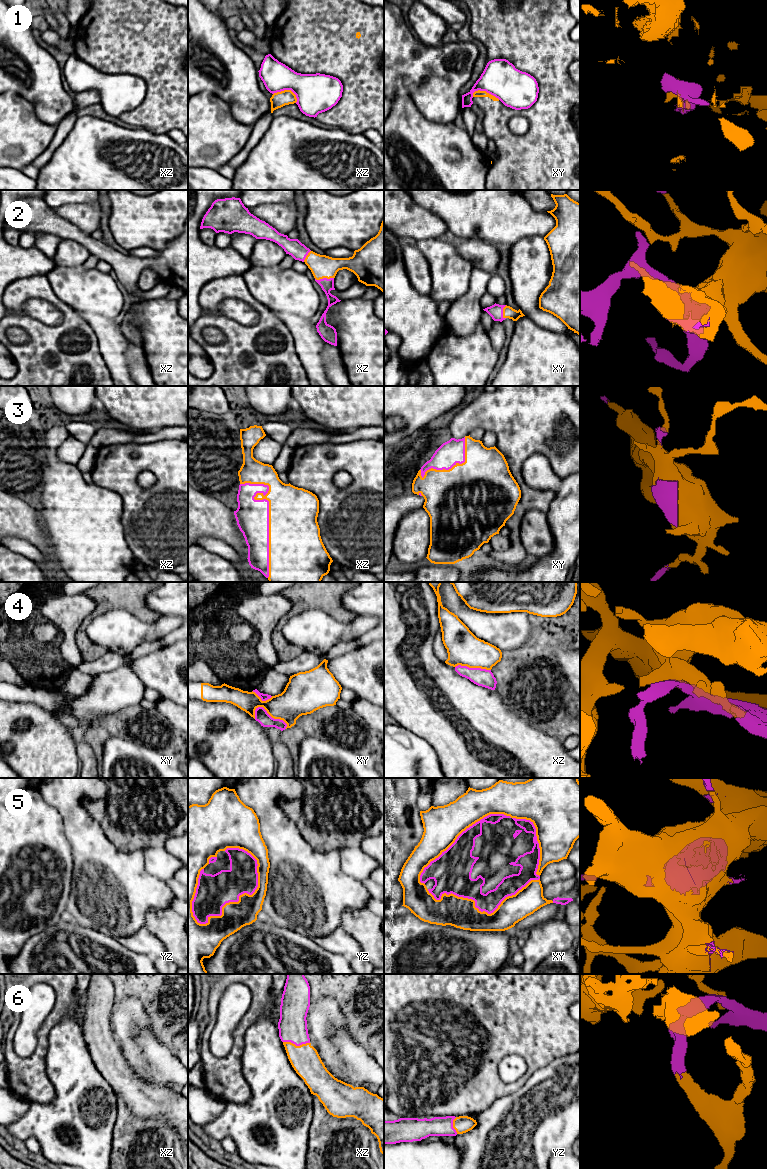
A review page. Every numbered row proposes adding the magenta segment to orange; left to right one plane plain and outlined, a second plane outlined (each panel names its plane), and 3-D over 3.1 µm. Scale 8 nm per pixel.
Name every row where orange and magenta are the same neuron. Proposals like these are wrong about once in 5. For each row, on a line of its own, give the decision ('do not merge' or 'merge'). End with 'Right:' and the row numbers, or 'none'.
1: do not merge
2: merge
3: merge
4: do not merge
5: merge
6: merge
Right: 2, 3, 5, 6

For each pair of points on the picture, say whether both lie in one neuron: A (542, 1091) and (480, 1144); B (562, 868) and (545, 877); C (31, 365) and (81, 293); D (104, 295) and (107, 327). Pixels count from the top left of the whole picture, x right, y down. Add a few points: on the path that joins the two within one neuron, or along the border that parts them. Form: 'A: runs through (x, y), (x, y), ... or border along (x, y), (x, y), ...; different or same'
A: runs through (527, 1106), (495, 1138); same
B: runs through (558, 871), (549, 874); same
C: border along (53, 292), (76, 312); different
D: border along (83, 311), (105, 315), (113, 320); different

